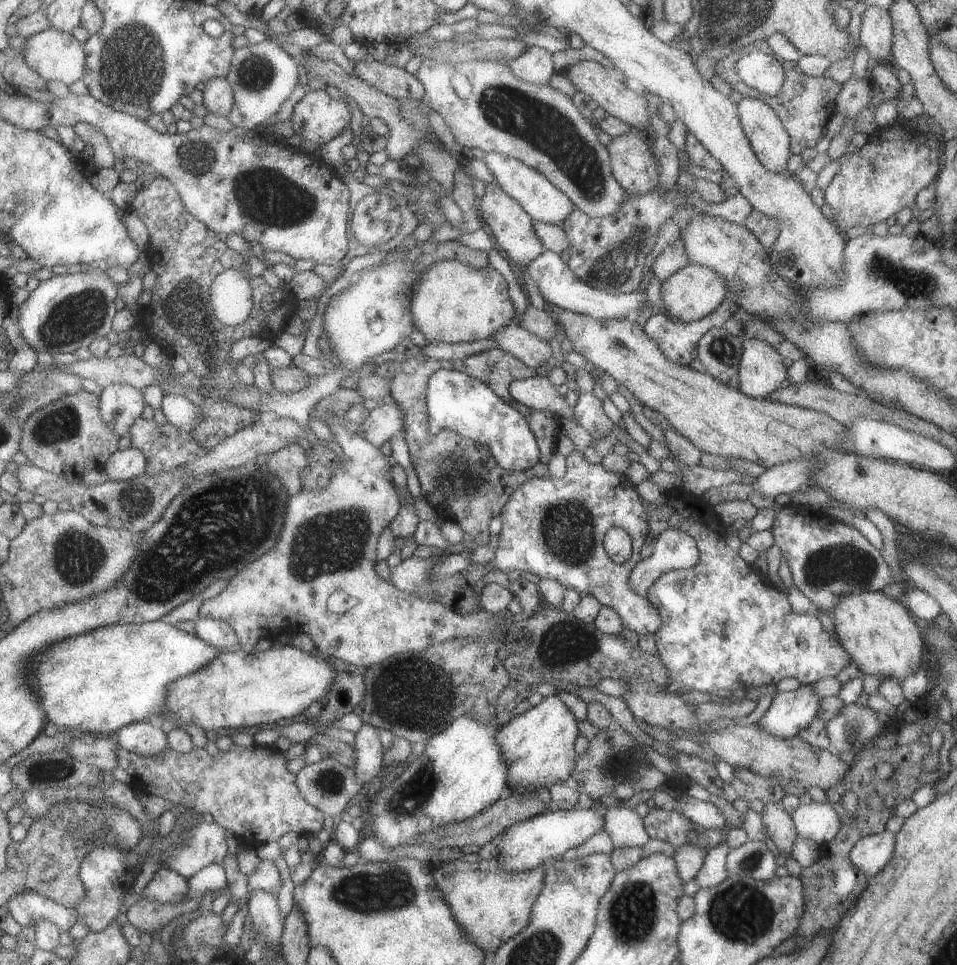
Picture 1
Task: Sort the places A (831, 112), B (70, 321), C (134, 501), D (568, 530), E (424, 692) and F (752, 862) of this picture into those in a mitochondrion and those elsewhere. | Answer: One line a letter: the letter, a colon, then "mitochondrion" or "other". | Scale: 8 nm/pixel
A: other
B: mitochondrion
C: mitochondrion
D: mitochondrion
E: mitochondrion
F: mitochondrion

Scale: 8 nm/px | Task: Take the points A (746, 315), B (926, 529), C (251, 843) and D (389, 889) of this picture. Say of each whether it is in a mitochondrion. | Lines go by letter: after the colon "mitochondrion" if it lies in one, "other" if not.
A: other
B: other
C: other
D: mitochondrion

